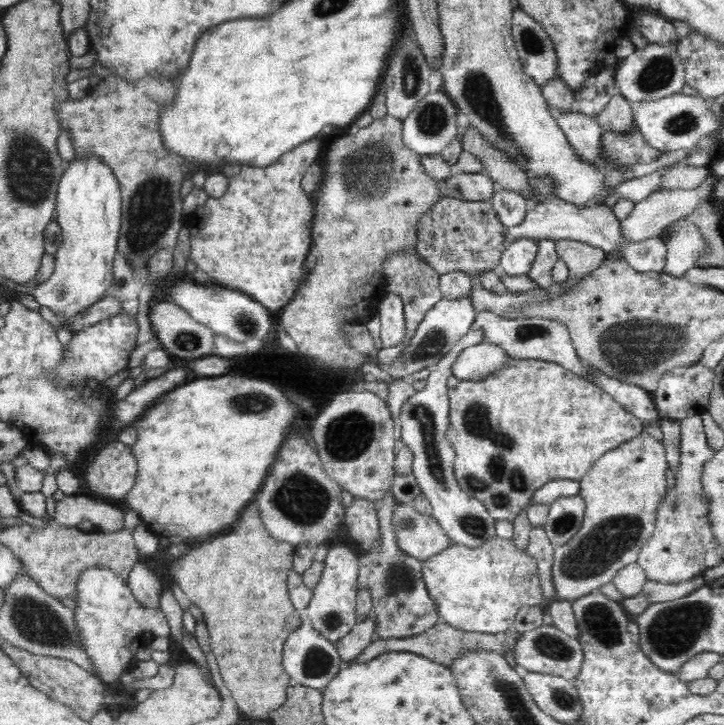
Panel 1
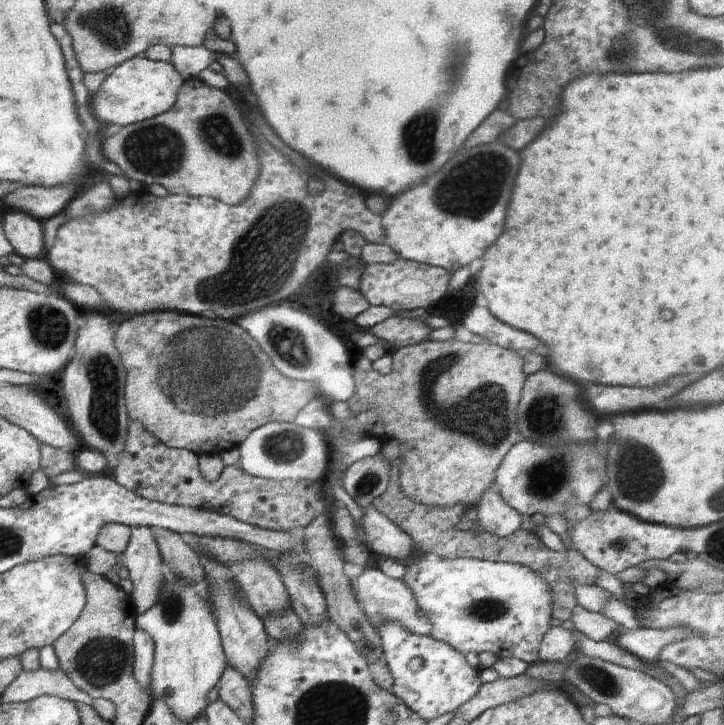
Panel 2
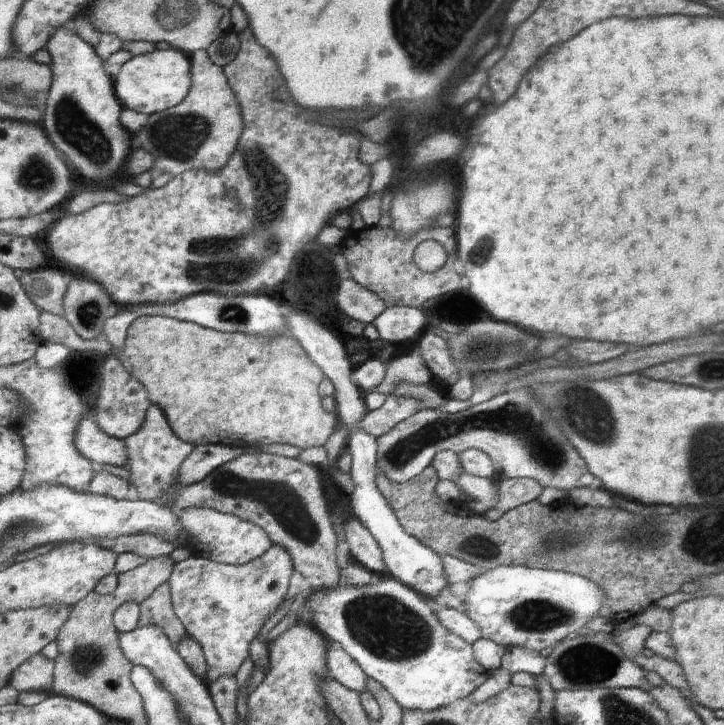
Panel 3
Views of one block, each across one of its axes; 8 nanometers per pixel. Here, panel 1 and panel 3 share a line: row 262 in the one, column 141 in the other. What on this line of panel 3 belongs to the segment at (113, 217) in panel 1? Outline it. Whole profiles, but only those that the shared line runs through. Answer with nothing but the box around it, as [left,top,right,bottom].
[112,49,191,115]

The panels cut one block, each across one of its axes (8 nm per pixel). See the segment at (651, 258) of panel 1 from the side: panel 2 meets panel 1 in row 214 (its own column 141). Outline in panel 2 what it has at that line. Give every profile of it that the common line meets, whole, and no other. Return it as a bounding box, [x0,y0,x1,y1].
[106,527,165,615]

